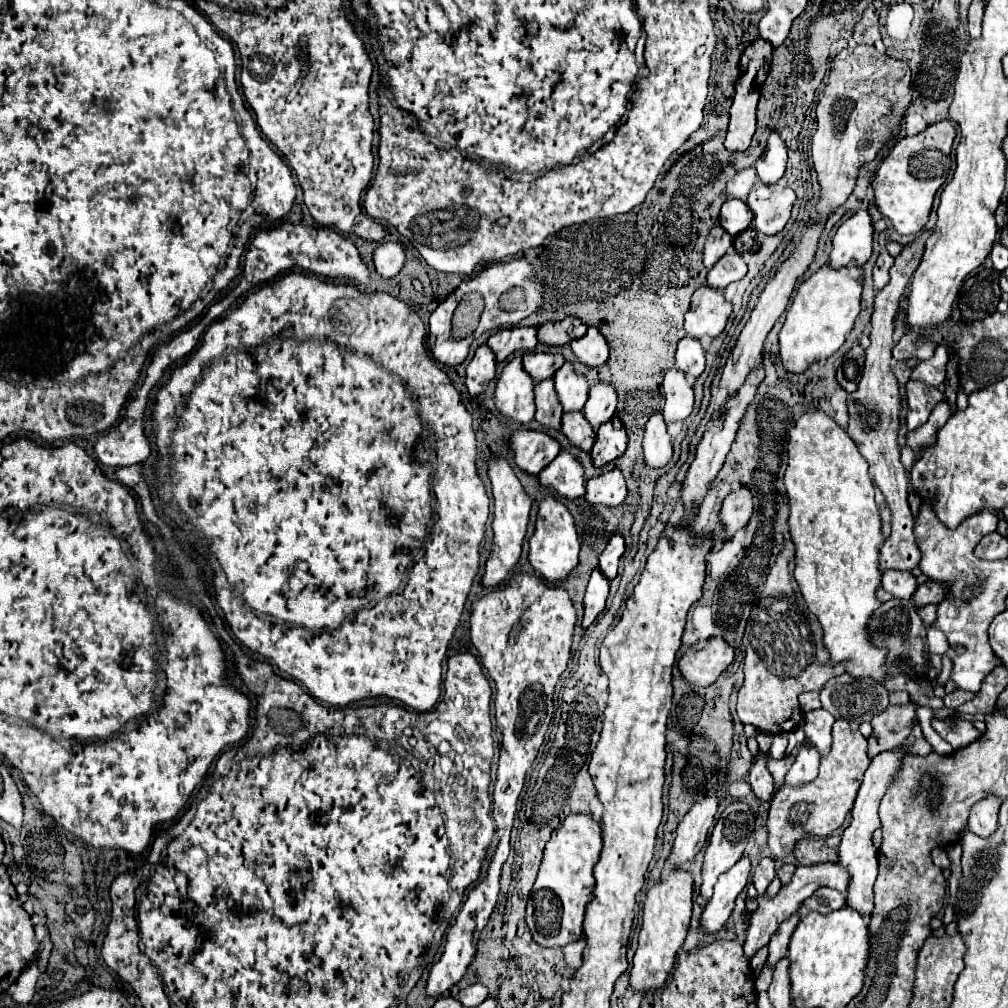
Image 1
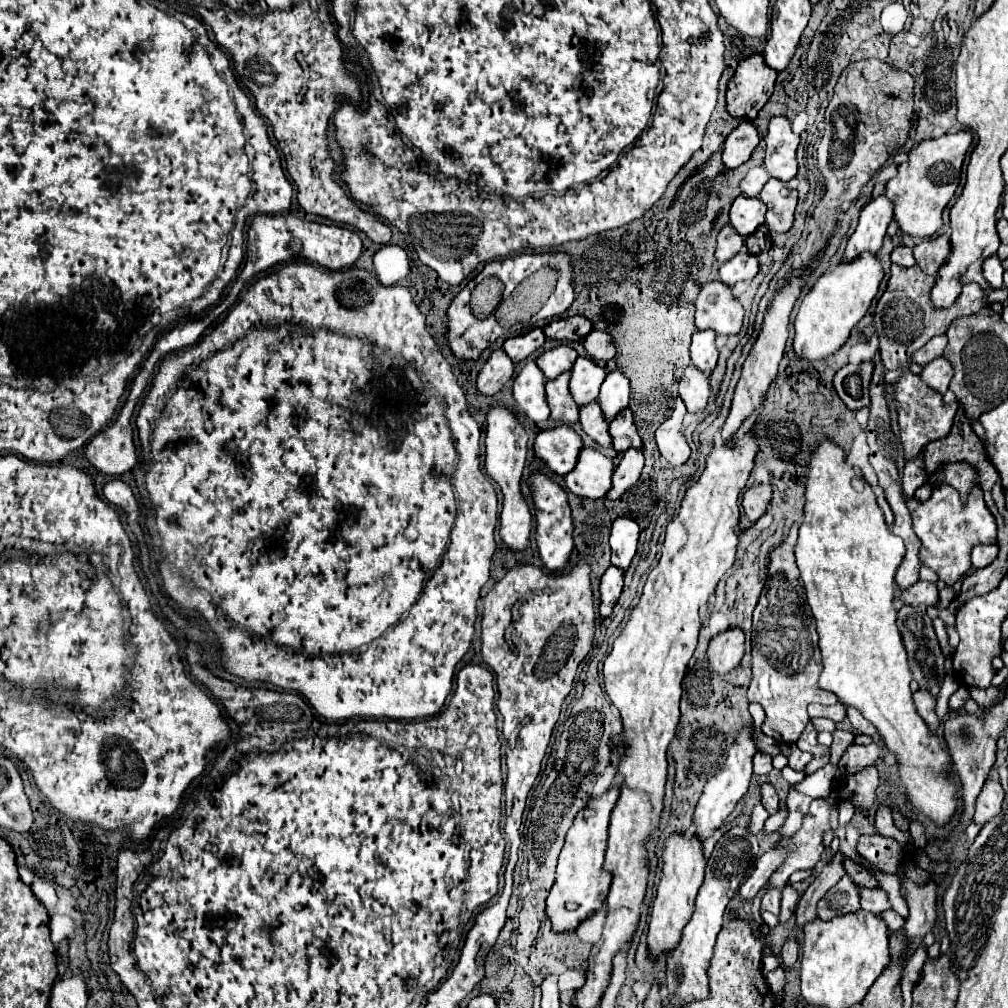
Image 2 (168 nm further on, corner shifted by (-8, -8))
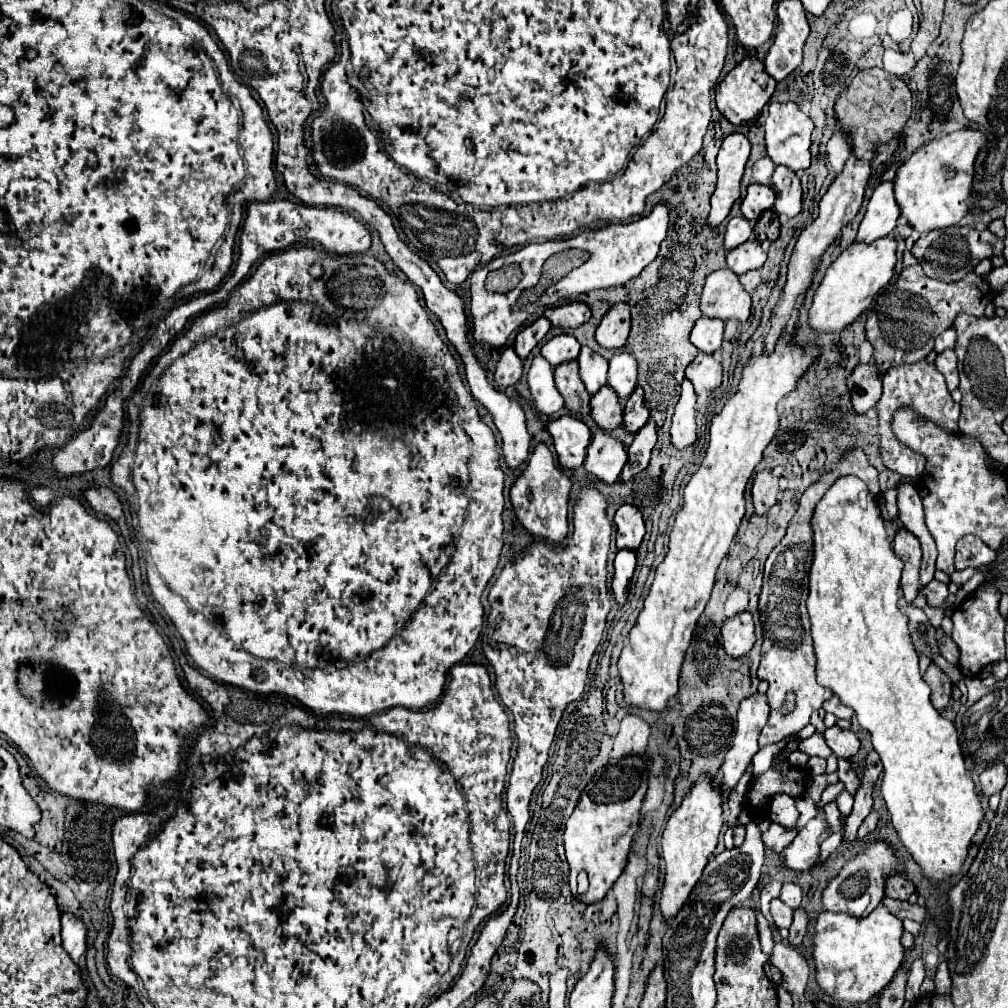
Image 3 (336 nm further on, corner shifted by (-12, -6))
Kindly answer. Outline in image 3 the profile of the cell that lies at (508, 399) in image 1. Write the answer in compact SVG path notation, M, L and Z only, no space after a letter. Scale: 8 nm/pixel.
M536 355L532 361L532 367L528 371L528 385L536 409L542 415L552 415L564 407L564 399L554 385L554 369L542 355Z

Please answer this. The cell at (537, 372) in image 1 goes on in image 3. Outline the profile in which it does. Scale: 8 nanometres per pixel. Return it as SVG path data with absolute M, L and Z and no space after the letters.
M556 335L542 347L542 357L552 367L574 361L578 357L578 353L580 353L580 343L572 335Z

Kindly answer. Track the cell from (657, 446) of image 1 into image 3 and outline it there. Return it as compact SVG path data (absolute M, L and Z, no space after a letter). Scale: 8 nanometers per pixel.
M682 381L682 395L676 405L672 425L670 425L670 435L672 435L672 445L676 449L686 449L696 441L696 393L690 381Z

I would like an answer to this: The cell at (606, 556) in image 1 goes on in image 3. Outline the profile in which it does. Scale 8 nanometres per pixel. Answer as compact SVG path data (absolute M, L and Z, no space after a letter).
M622 505L614 515L614 523L618 529L616 547L636 551L644 539L644 533L646 533L642 513L632 505Z

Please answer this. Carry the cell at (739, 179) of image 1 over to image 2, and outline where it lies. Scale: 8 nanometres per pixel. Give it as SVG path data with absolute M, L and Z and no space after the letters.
M752 167L748 171L748 175L744 177L744 181L740 183L740 189L746 197L758 197L768 179L770 179L770 175L764 167Z

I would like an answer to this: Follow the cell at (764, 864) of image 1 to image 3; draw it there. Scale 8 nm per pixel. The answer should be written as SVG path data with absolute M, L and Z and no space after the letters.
M780 899L772 901L770 913L772 913L772 919L774 919L776 927L790 927L790 923L792 923L792 909L786 907Z

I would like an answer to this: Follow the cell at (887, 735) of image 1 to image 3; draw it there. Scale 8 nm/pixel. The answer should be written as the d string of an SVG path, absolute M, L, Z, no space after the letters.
M930 665L926 675L924 675L924 681L932 689L932 695L930 695L932 705L938 711L944 711L944 707L948 705L948 701L952 697L952 681L948 679L948 675L938 665Z

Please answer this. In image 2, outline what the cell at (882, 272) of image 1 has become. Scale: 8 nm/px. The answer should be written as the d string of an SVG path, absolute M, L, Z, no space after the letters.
M892 265L888 287L876 305L876 313L872 321L880 341L880 359L884 369L896 371L902 365L910 363L910 355L914 355L914 351L924 347L932 337L942 335L956 317L974 315L984 307L984 293L978 283L964 283L962 295L958 295L958 303L942 311L938 311L938 307L930 303L930 287L934 287L934 277L922 273L918 265L914 267Z

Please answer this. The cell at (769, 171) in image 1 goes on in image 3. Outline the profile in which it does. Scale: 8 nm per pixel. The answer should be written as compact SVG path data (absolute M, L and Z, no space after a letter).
M772 103L770 113L766 119L766 149L768 157L774 161L774 165L784 165L792 171L808 169L810 167L810 135L812 135L814 123L810 117L806 117L796 103Z

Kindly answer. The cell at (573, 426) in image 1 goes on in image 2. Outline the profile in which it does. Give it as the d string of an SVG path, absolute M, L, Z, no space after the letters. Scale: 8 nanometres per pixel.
M588 403L586 407L580 407L580 425L582 429L602 447L612 445L612 437L608 433L608 421L602 415L602 409L596 403Z

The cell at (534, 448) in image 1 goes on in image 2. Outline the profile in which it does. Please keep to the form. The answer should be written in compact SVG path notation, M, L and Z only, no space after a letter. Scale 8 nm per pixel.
M568 425L544 429L534 441L536 457L542 459L556 475L566 475L576 465L580 449L582 439Z

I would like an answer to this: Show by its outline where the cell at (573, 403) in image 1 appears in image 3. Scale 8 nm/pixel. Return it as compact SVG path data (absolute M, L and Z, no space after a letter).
M582 347L578 355L580 363L580 379L590 395L598 393L608 379L608 359L594 353L590 347Z

